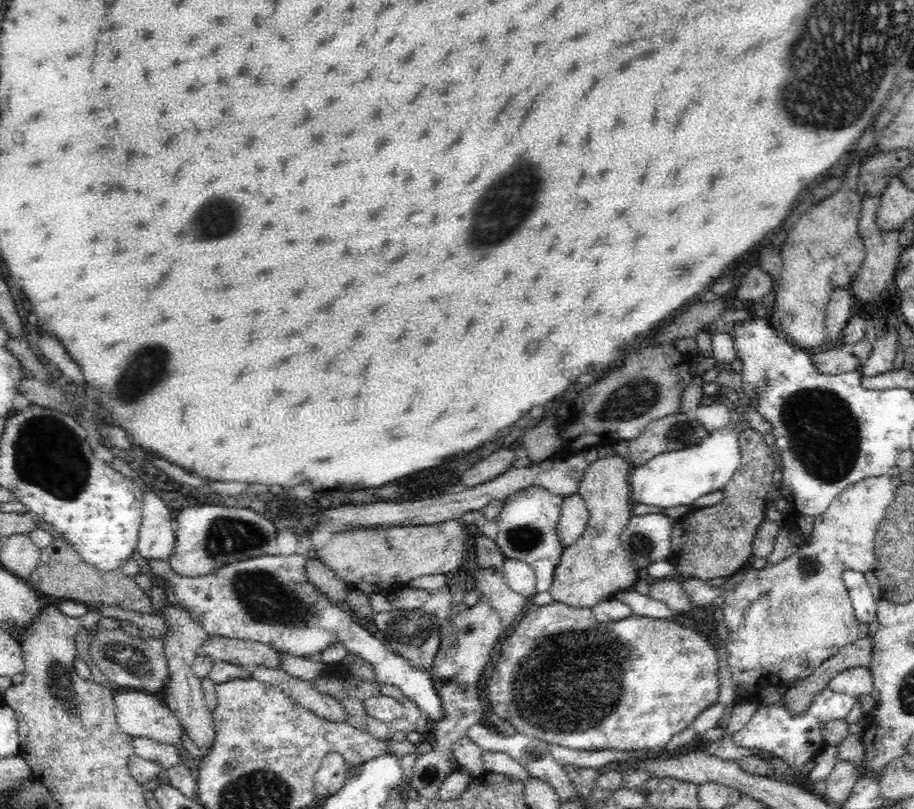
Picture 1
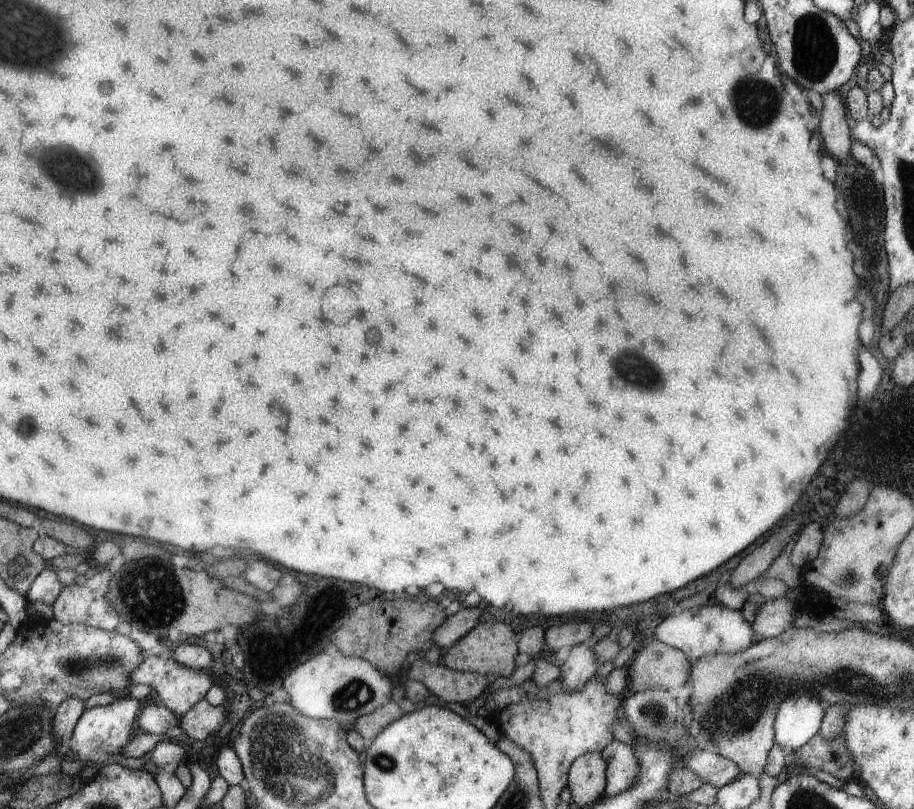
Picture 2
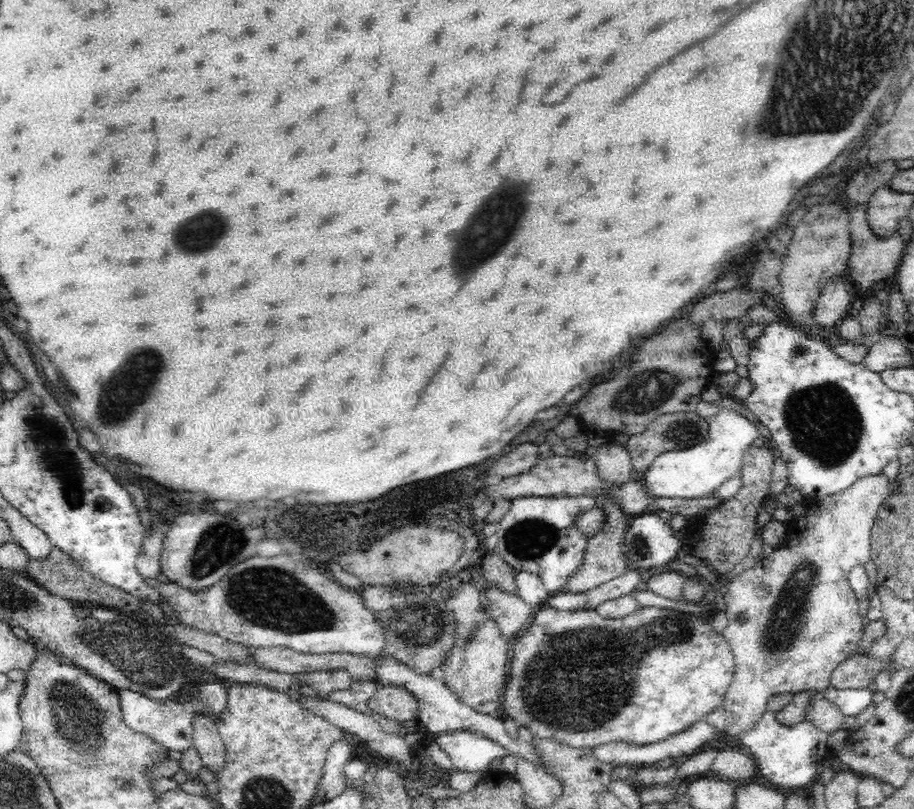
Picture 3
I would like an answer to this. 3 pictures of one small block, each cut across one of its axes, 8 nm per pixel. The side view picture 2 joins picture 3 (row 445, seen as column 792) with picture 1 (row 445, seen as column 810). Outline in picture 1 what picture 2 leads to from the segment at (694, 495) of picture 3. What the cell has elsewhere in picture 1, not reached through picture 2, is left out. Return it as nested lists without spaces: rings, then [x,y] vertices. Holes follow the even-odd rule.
[[[726,426],[710,432],[700,444],[692,448],[662,452],[644,466],[636,466],[630,472],[630,486],[636,496],[636,504],[664,510],[694,506],[698,498],[722,490],[740,468],[740,460],[740,432],[736,432],[734,426]]]

